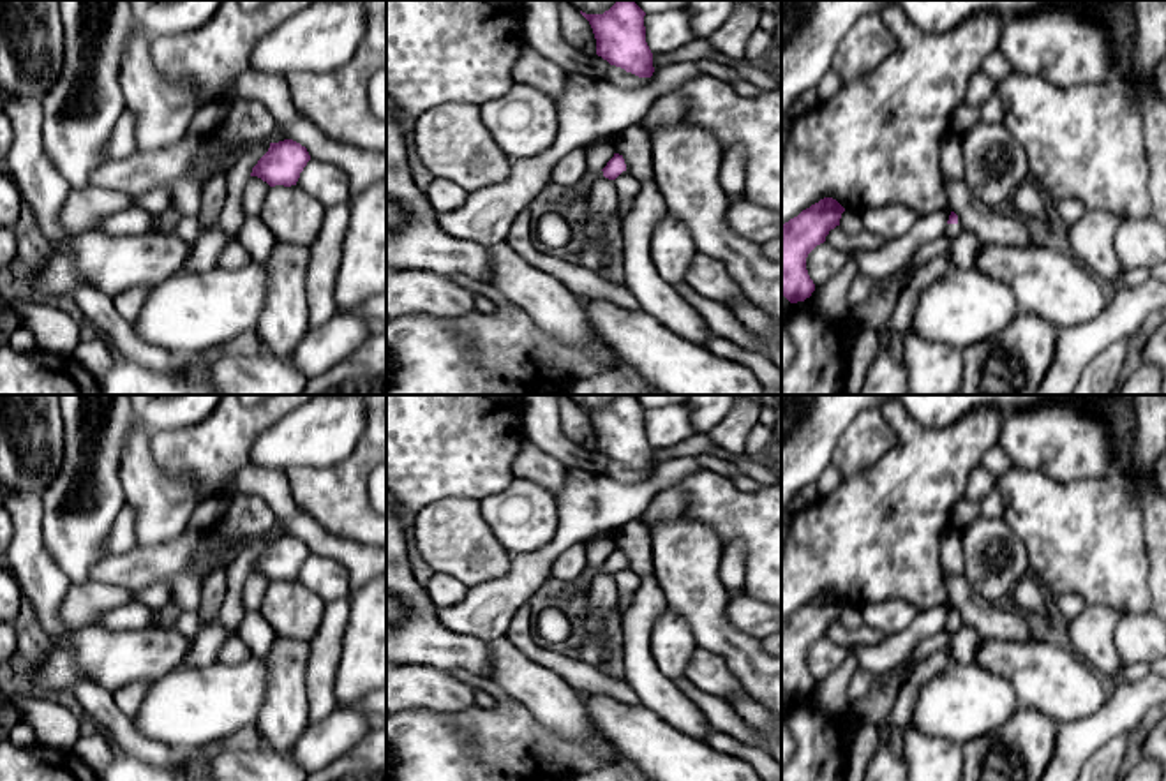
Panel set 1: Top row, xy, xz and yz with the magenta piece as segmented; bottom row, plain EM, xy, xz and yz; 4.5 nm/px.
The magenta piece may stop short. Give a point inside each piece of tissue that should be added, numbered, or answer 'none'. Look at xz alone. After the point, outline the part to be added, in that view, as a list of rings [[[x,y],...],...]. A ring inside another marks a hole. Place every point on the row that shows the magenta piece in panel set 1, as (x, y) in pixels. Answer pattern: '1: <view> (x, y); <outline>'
1: xz (590, 177); [[[586,171],[575,185],[591,187],[598,178],[603,178],[603,171]]]

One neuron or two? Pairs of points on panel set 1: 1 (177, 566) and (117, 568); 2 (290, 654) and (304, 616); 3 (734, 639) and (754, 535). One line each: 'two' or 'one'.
1: one
2: two
3: two

